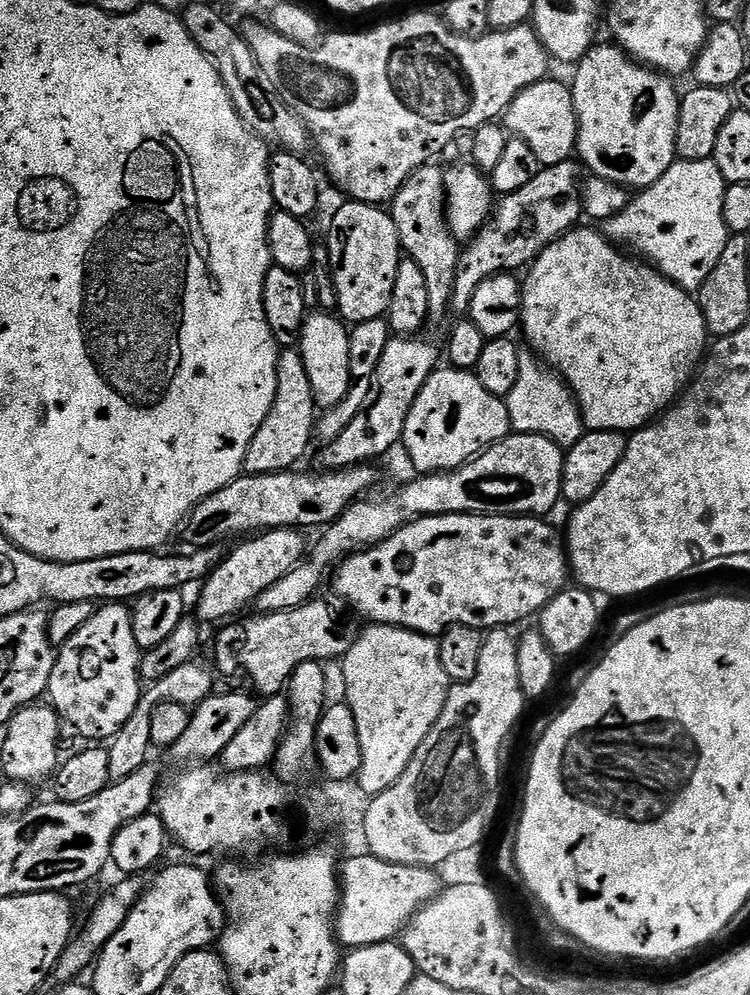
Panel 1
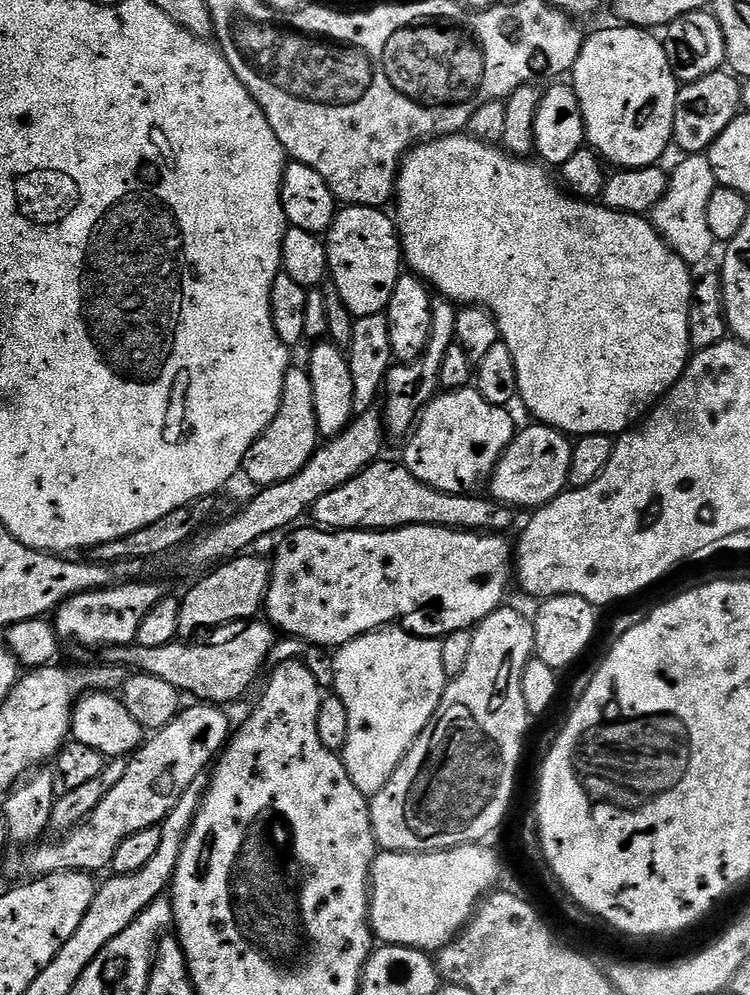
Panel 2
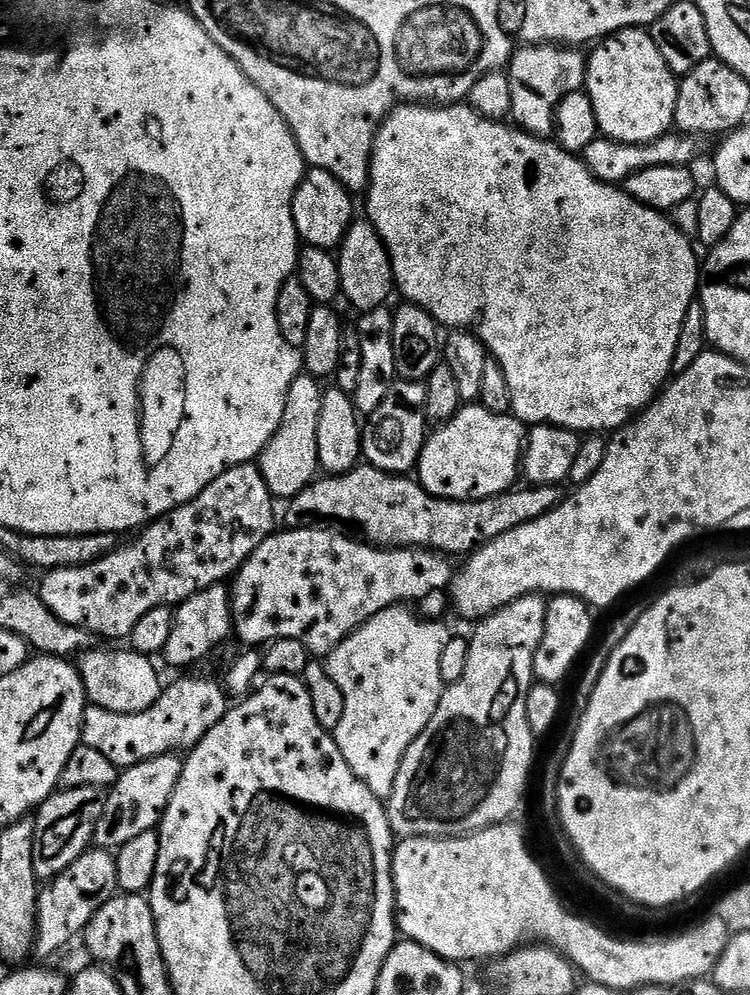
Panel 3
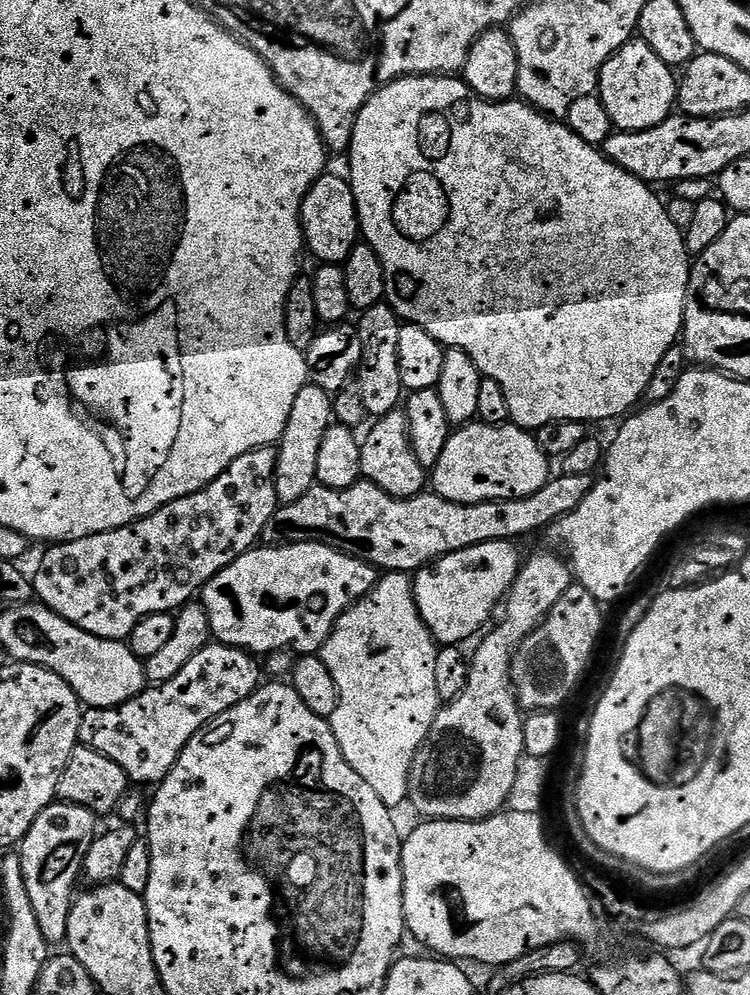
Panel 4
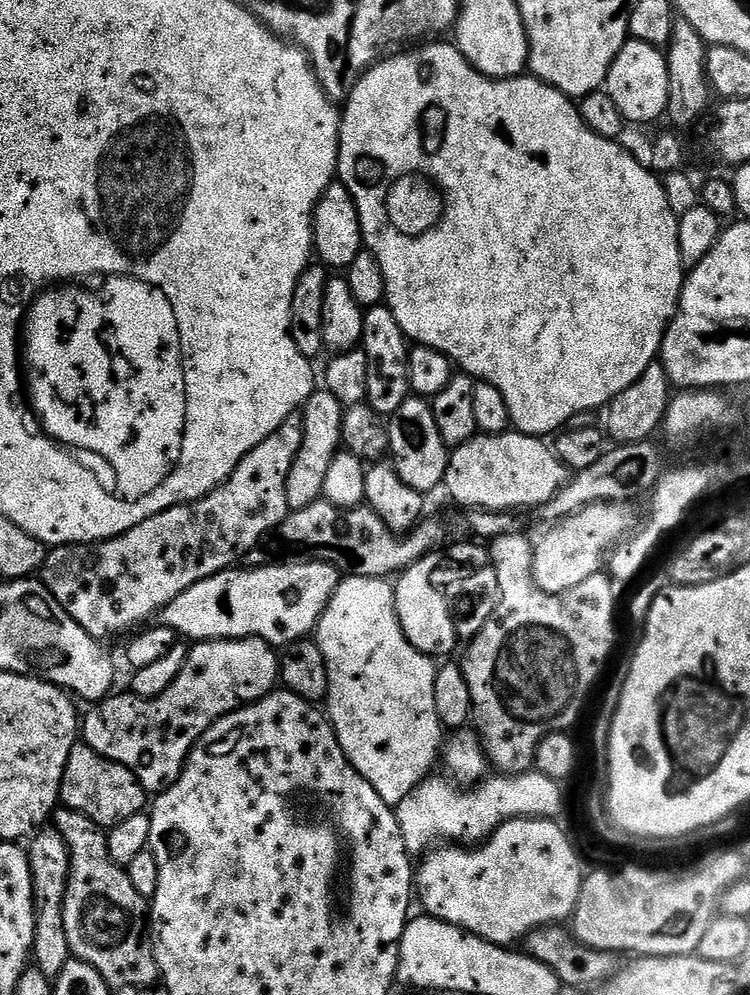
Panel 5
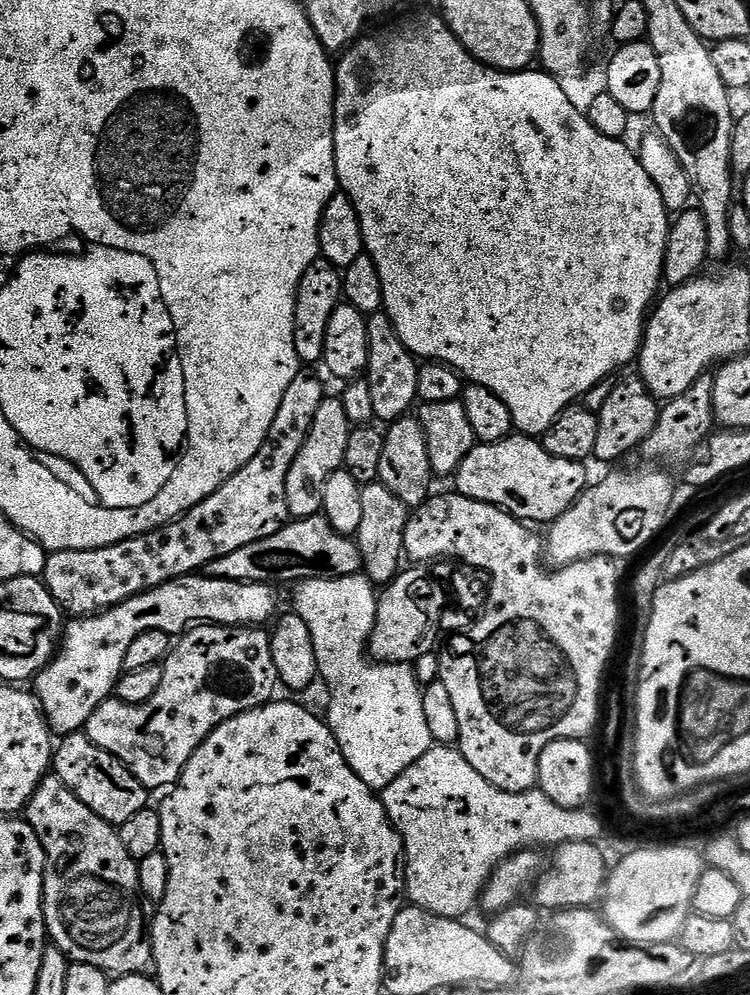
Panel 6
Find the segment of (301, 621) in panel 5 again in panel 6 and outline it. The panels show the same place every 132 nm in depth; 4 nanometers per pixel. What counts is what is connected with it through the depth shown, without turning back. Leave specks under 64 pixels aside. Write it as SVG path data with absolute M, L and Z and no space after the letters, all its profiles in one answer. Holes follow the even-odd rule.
M193 574L166 582L113 608L105 608L97 615L69 619L56 655L34 678L34 685L36 684L34 695L40 701L40 707L48 718L49 728L53 733L65 737L71 732L81 731L87 725L90 714L94 714L94 710L98 710L101 702L115 693L116 684L124 672L126 650L130 647L130 642L138 638L138 634L146 630L184 634L197 625L228 625L232 628L264 626L277 615L276 592L277 589L271 584L247 584L233 580L219 580L207 574Z

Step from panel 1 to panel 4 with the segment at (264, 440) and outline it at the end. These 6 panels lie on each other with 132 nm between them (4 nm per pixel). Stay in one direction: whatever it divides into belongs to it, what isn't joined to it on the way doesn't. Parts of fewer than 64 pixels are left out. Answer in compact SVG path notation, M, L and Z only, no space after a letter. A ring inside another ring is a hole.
M309 382L298 390L298 398L294 398L294 410L290 410L286 430L280 435L276 448L276 498L280 504L298 502L302 494L317 487L318 450L322 450L326 430L334 424L333 397L333 393Z

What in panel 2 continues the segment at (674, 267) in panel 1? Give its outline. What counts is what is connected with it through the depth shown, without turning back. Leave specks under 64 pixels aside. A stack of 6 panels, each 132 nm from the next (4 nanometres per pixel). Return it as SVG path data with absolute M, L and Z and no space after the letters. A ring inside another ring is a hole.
M688 154L683 159L676 169L671 169L666 194L662 194L662 202L658 202L658 206L650 213L650 219L662 239L688 265L697 266L711 254L714 247L706 210L710 194L714 194L718 185L714 178L714 166L710 166L707 155Z

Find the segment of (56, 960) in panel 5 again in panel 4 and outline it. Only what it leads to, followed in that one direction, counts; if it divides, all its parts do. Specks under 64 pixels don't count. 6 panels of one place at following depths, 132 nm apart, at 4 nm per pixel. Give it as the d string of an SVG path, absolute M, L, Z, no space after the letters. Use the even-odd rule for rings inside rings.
M53 802L30 826L30 830L18 845L18 855L22 862L22 878L26 878L26 891L30 894L30 902L34 902L34 914L38 918L38 927L46 937L49 946L63 945L68 939L68 919L77 891L76 879L81 879L84 871L84 859L98 835L98 817L96 813L82 806Z

